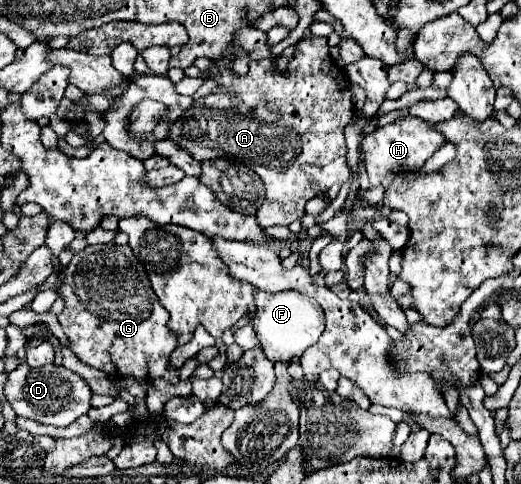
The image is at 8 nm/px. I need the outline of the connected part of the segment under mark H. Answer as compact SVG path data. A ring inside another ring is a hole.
M404 115L384 127L376 127L372 133L368 133L362 141L362 161L366 167L366 173L370 177L370 187L378 187L388 173L396 171L410 171L410 169L420 169L444 143L446 137L434 129L436 123L424 121L420 117Z

